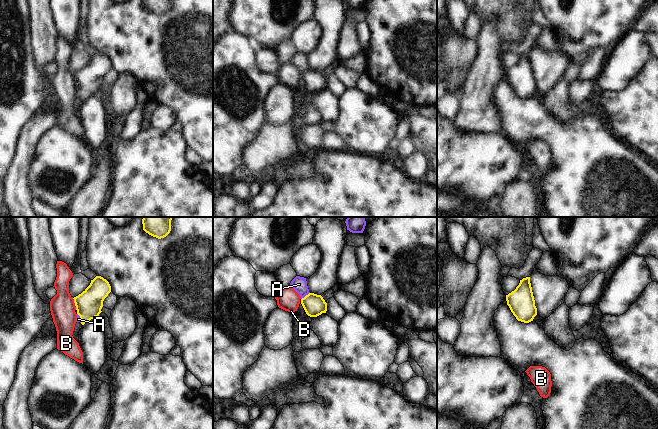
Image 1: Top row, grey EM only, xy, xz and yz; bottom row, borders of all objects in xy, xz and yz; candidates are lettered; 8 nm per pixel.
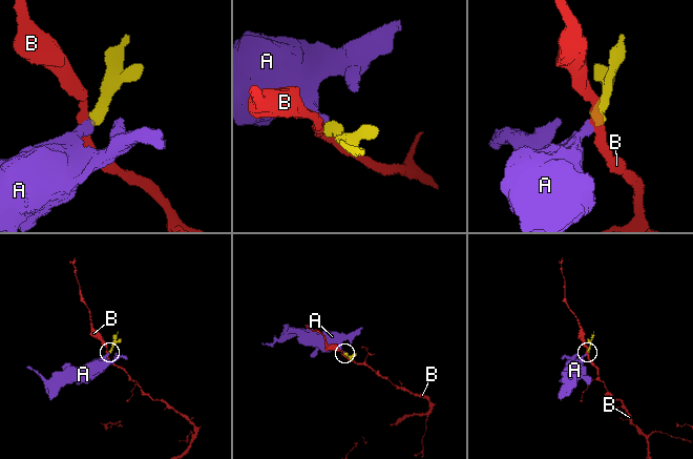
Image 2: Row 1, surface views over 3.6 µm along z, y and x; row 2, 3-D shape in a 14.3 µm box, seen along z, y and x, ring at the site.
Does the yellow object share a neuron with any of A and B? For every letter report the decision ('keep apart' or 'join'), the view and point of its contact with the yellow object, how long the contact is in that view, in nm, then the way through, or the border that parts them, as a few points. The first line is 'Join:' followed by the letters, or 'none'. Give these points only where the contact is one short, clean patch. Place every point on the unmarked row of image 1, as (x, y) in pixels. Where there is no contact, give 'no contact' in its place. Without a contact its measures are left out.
Join: A
A: join | xz (306, 71) | 90 nm | across xz (314, 81), (306, 71), (299, 60)
B: keep apart | xy (75, 80) | 100 nm | along xy (72, 74), (76, 85)

